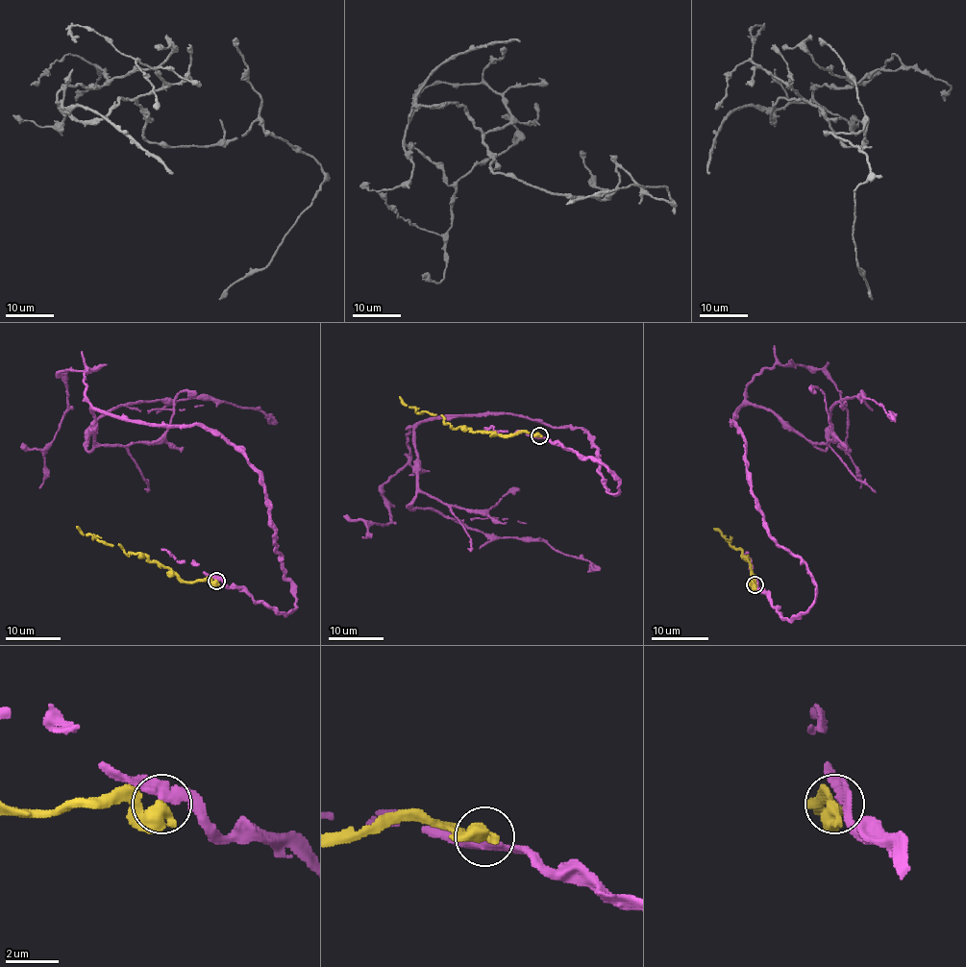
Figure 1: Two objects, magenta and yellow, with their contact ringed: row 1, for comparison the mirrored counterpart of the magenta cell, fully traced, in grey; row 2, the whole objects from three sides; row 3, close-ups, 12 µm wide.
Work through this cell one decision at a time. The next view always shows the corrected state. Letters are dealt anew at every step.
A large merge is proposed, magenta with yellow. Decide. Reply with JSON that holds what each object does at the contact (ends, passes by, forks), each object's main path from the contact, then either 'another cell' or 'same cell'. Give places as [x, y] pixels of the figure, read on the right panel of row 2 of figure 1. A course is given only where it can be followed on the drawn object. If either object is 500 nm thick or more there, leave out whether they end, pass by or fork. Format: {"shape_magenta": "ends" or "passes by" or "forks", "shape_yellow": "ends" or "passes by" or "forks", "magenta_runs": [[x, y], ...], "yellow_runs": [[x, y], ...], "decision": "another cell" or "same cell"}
{"magenta_runs": [[755, 583], [783, 618], [815, 599], [752, 492], [737, 410], [773, 410], [823, 451], [846, 397], [895, 420]], "yellow_runs": [[755, 584], [751, 584], [754, 586], [752, 572], [746, 557], [743, 559], [742, 552], [713, 528]], "decision": "another cell"}

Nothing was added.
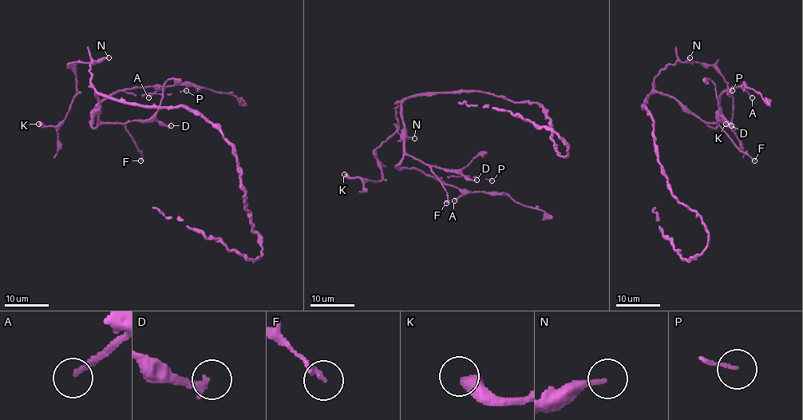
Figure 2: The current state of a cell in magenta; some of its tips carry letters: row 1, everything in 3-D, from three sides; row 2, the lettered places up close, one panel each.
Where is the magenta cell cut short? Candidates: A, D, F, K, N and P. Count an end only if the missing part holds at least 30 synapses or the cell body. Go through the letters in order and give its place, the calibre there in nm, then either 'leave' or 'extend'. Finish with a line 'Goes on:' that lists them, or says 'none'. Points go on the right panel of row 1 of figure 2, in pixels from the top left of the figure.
A: place (752, 97); calibre 160 nm; extend
D: place (731, 125); calibre 240 nm; leave
F: place (754, 160); calibre 170 nm; leave
K: place (725, 124); calibre 550 nm; leave
N: place (690, 57); calibre 190 nm; leave
P: place (732, 90); calibre 100 nm; leave
Goes on: A

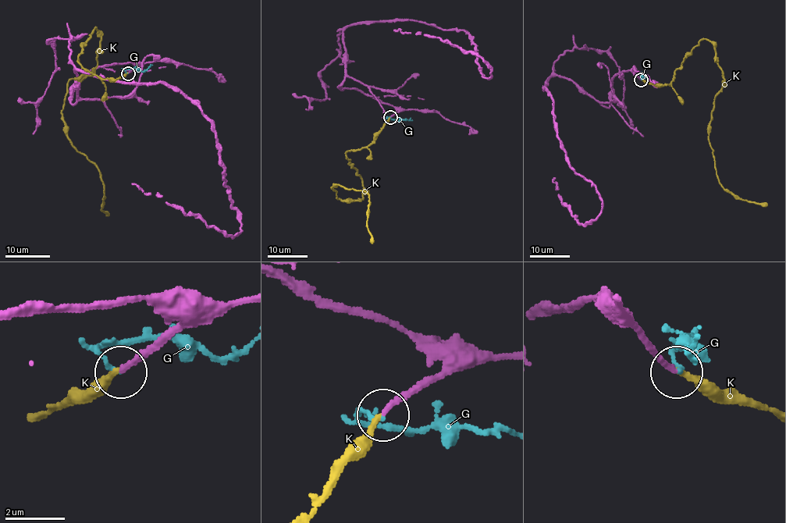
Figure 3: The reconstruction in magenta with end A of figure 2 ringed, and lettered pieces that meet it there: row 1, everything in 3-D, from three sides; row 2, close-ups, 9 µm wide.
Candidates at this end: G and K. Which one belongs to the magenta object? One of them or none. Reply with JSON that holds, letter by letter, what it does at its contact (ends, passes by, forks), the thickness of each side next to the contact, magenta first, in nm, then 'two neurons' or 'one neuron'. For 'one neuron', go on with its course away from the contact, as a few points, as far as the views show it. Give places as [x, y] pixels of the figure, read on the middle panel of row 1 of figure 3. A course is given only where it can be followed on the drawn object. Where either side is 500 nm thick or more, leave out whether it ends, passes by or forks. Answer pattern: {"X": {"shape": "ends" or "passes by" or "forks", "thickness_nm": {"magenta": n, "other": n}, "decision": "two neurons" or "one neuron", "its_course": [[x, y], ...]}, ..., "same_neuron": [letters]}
{"G": {"shape": "ends", "thickness_nm": {"magenta": 170, "other": 120}, "decision": "two neurons"}, "K": {"shape": "ends", "thickness_nm": {"magenta": 170, "other": 180}, "decision": "one neuron", "its_course": [[390, 117], [368, 145], [346, 154], [366, 190], [362, 199], [339, 199], [332, 187], [369, 195], [372, 243]]}, "same_neuron": ["K"]}

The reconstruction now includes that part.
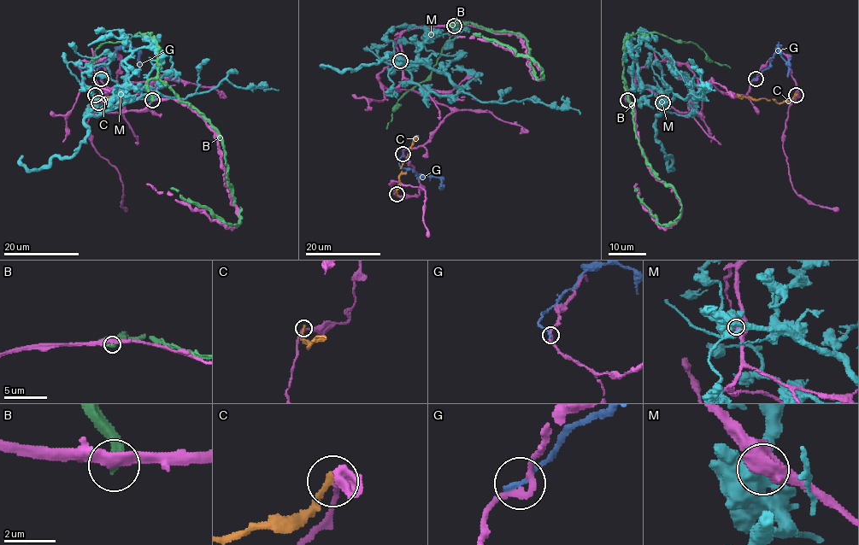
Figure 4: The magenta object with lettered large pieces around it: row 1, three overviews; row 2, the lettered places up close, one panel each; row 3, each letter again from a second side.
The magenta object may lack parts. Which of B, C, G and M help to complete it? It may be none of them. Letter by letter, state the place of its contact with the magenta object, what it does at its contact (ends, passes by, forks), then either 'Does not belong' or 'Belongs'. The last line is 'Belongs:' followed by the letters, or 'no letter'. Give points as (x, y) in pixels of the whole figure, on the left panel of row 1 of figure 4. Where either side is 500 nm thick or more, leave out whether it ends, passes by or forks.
B: Touches magenta at (152, 100). It ends there. Does not belong
C: Touches magenta at (95, 95). It ends there. Does not belong
G: Touches magenta at (101, 79). It ends there. Does not belong
M: Touches magenta at (98, 102). Does not belong
Belongs: no letter

